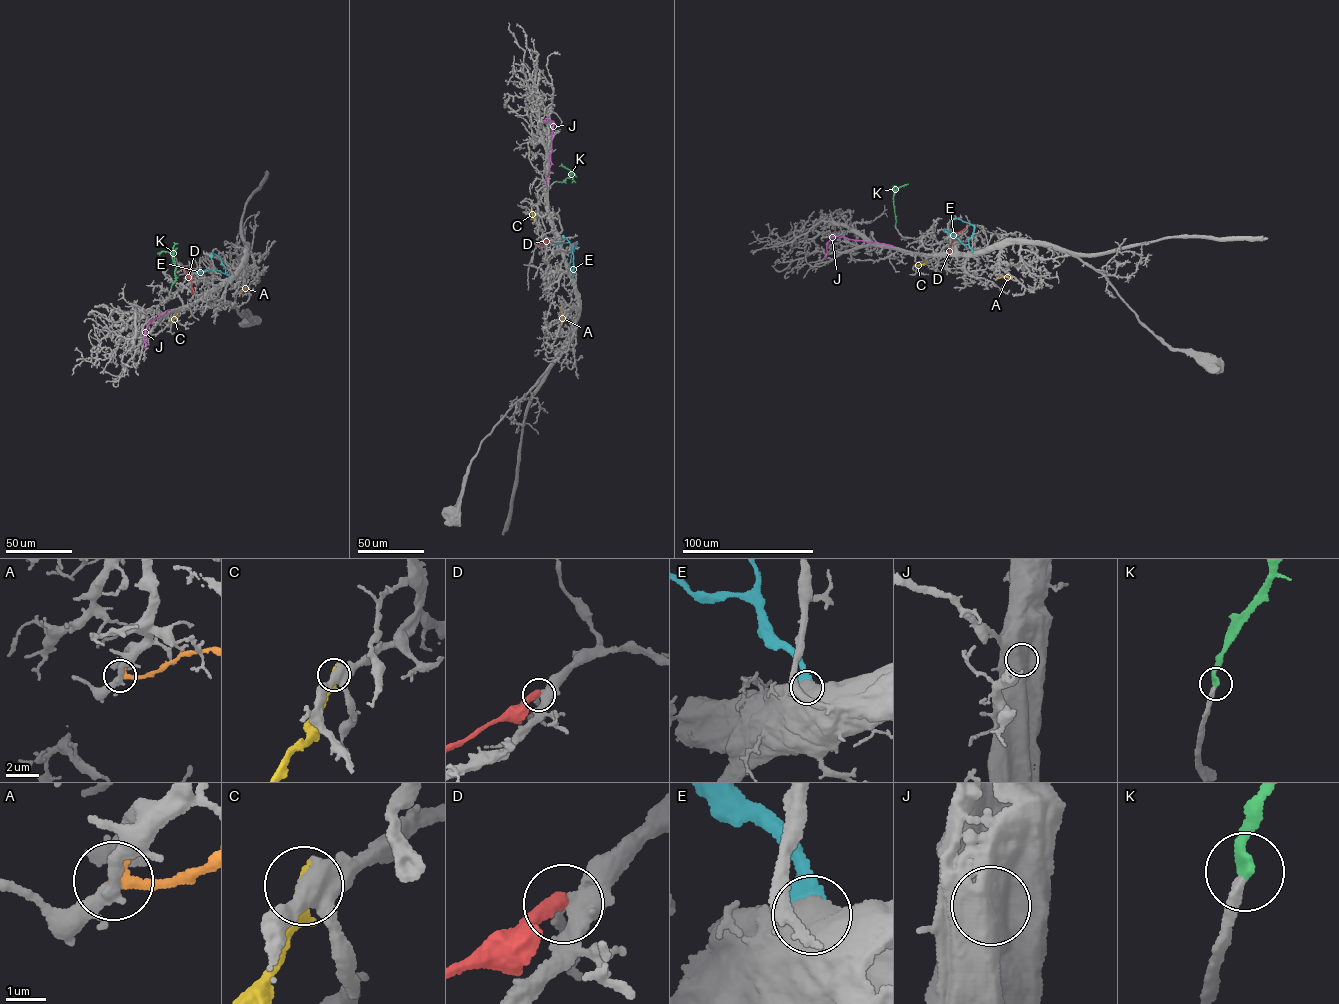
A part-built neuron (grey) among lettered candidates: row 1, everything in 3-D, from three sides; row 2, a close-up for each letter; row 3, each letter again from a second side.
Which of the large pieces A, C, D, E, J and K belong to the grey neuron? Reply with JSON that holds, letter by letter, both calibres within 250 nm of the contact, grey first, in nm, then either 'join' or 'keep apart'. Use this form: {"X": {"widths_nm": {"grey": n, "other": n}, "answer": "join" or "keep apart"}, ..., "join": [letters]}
{"A": {"widths_nm": {"grey": 240, "other": 260}, "answer": "keep apart"}, "C": {"widths_nm": {"grey": 460, "other": 460}, "answer": "keep apart"}, "D": {"widths_nm": {"grey": 440, "other": 360}, "answer": "keep apart"}, "E": {"widths_nm": {"grey": 800, "other": 600}, "answer": "keep apart"}, "J": {"widths_nm": {"grey": 850, "other": 500}, "answer": "keep apart"}, "K": {"widths_nm": {"grey": 320, "other": 280}, "answer": "join"}, "join": ["K"]}

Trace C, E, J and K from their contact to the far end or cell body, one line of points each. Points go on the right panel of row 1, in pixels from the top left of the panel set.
C: (926, 261), (914, 265)
E: (972, 251), (968, 240), (973, 226), (951, 218)
J: (893, 246), (834, 236), (827, 244), (825, 259)
K: (895, 225), (895, 186), (893, 186)

